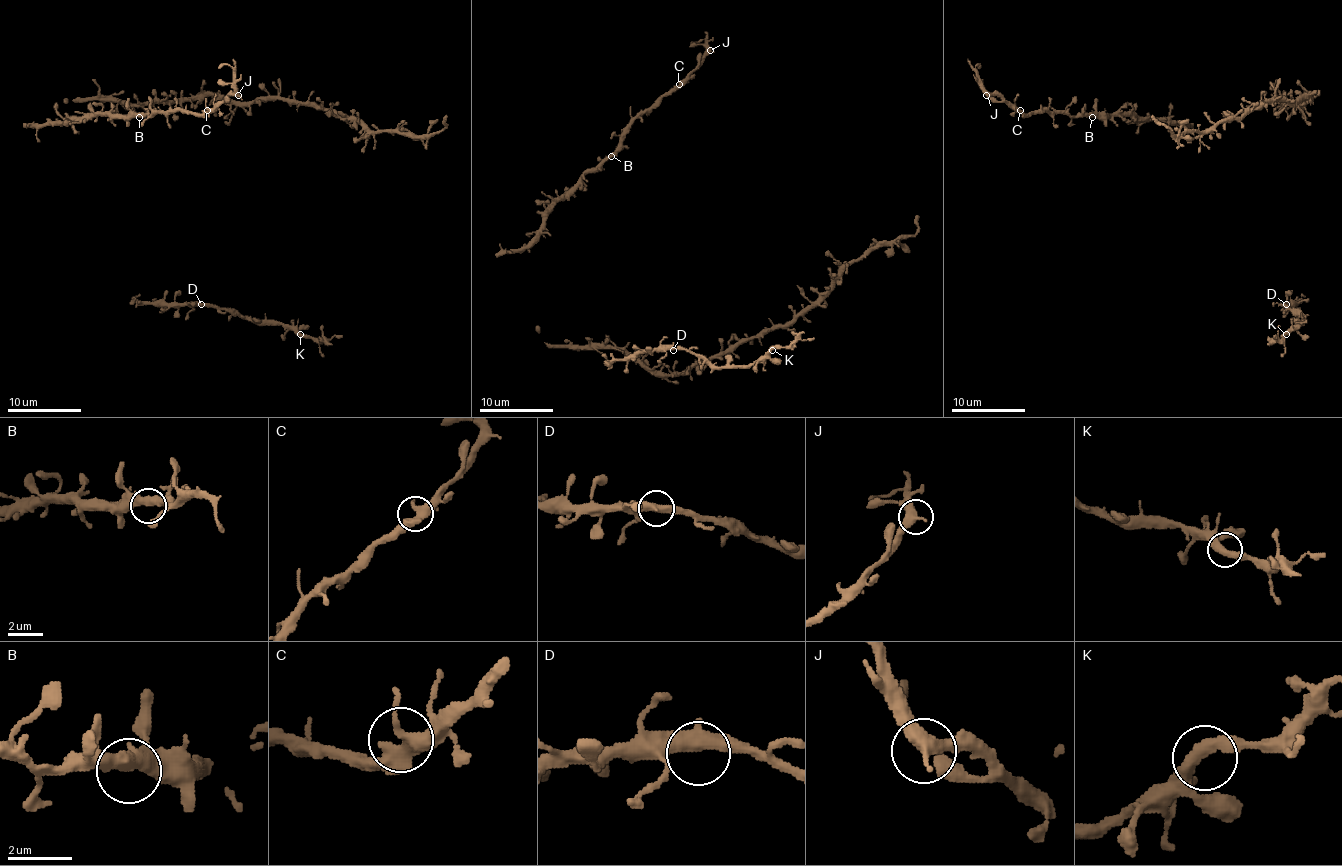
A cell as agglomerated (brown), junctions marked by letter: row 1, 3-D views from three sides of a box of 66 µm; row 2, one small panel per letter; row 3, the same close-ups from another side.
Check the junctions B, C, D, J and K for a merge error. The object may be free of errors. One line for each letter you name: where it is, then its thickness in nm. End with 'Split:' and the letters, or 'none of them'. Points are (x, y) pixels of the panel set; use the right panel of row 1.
Split: none of them

